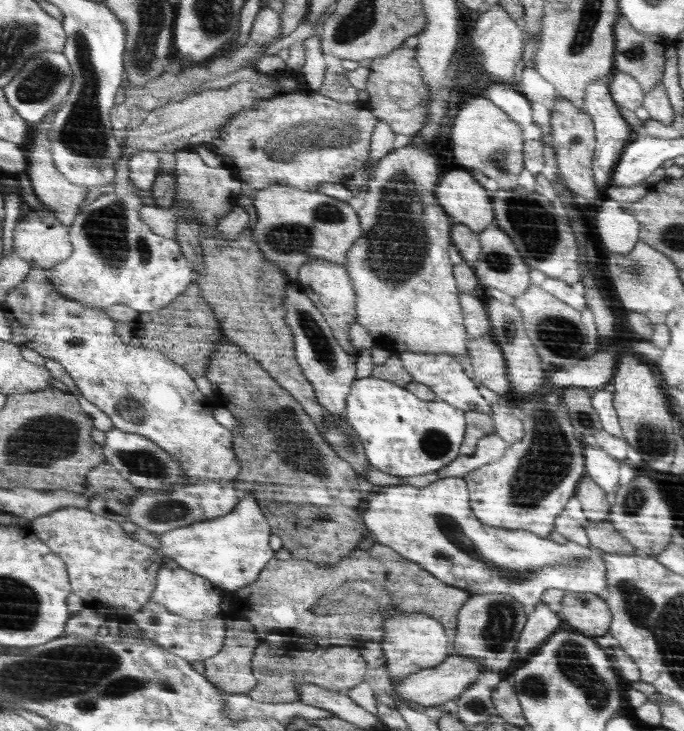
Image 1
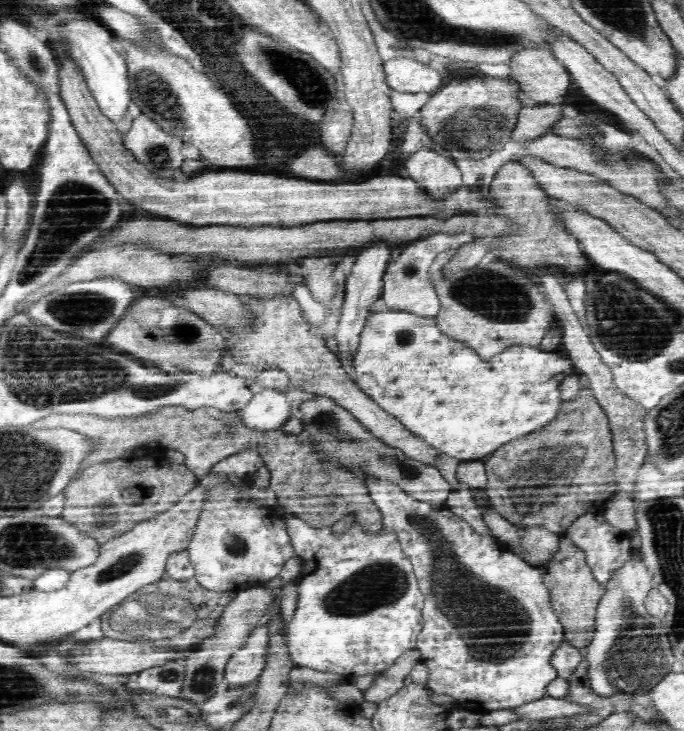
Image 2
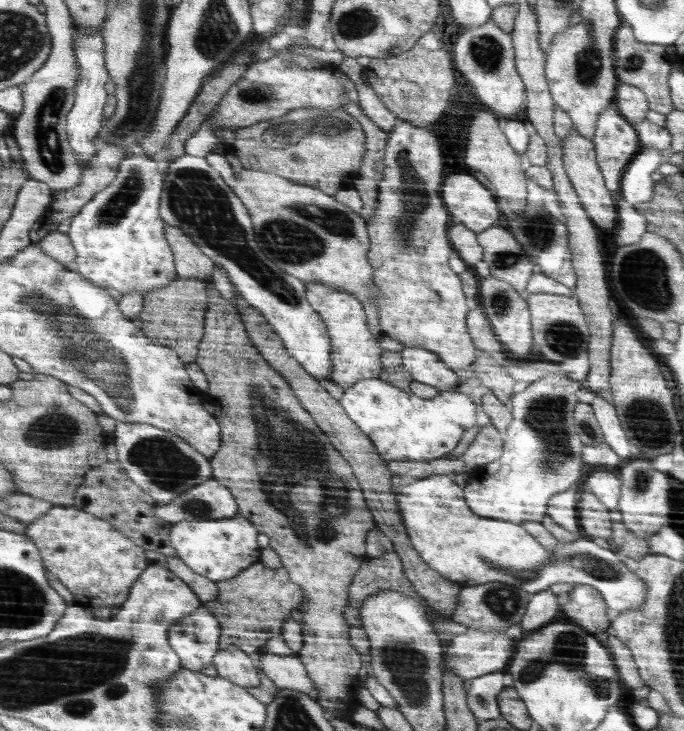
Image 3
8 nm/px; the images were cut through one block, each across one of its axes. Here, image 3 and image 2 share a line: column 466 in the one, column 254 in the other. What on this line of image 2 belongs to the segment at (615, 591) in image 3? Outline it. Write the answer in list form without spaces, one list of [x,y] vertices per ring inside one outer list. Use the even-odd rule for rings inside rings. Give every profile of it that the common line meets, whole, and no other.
[[[220,481],[214,488],[206,490],[201,506],[200,516],[197,517],[196,528],[192,532],[187,552],[195,568],[195,579],[204,588],[215,589],[216,592],[242,591],[255,587],[264,580],[274,580],[279,577],[284,564],[293,557],[288,527],[274,506],[258,503],[250,497],[251,490],[243,484],[234,481]]]

